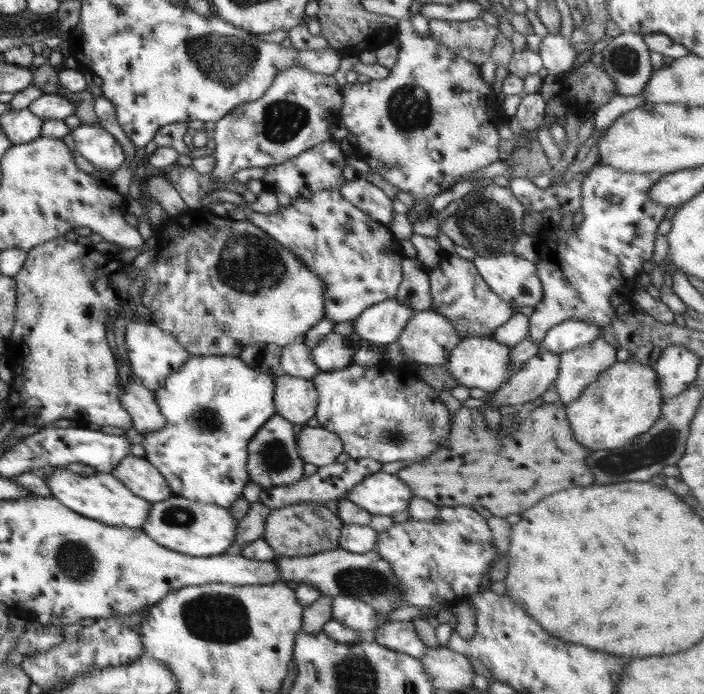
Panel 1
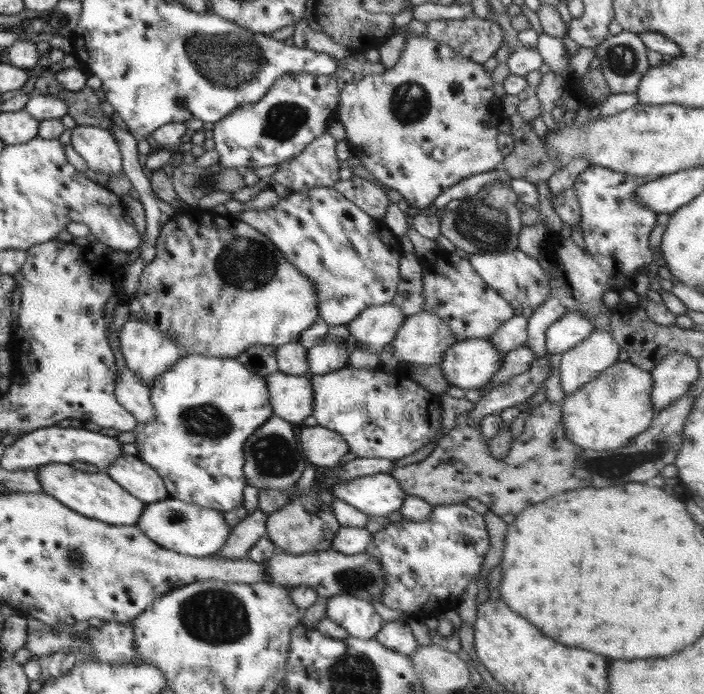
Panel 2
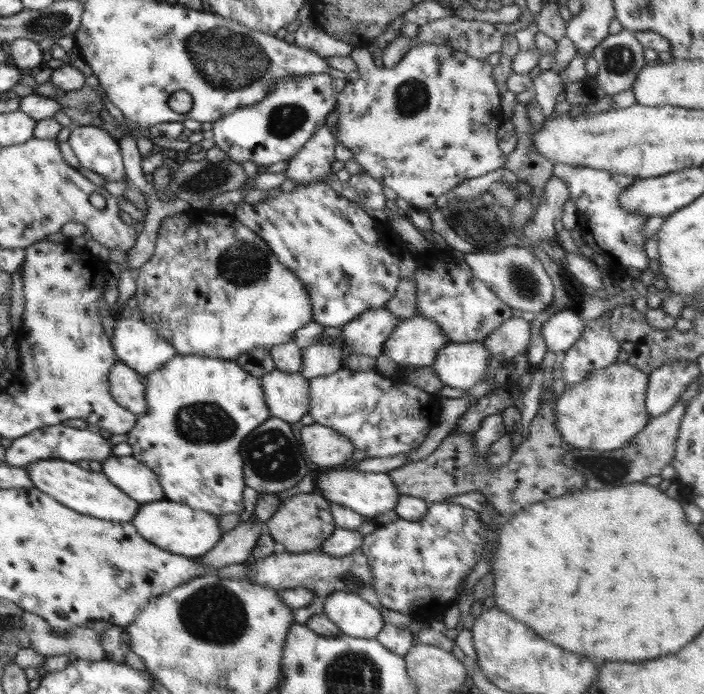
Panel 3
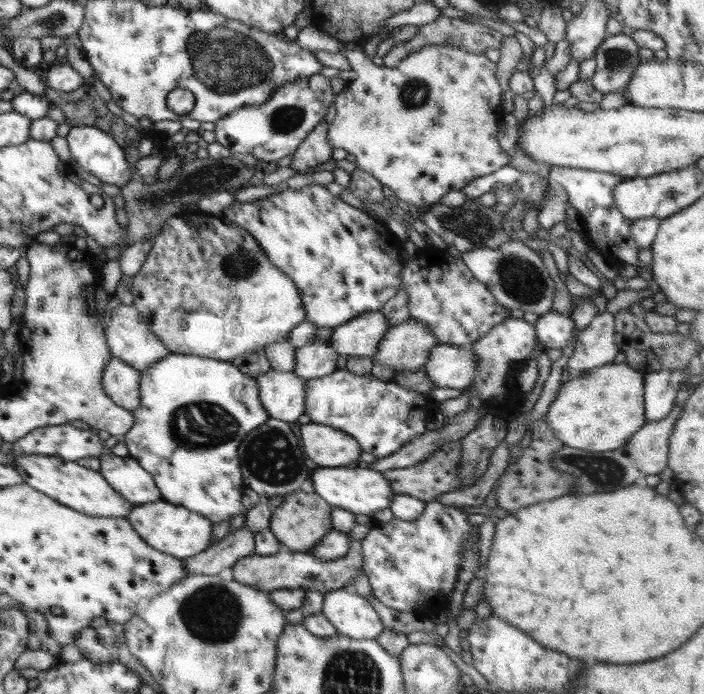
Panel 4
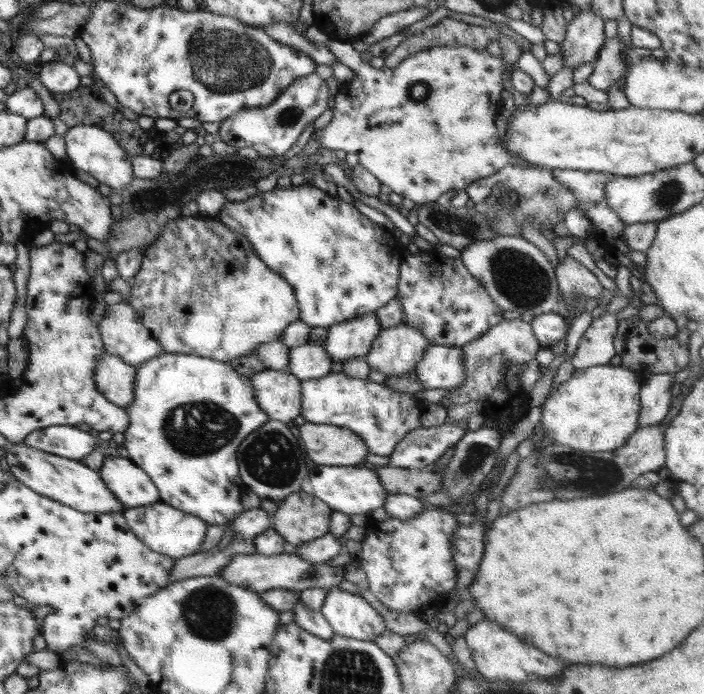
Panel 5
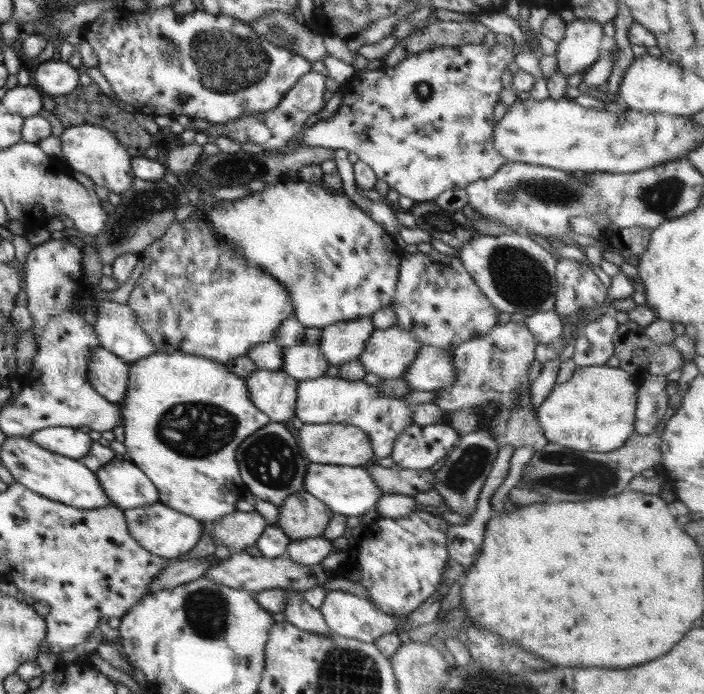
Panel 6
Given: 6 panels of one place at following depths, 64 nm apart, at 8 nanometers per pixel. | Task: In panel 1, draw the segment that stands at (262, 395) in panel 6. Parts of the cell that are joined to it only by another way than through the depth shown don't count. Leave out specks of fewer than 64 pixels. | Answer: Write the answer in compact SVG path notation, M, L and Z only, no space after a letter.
M279 372L274 390L276 415L296 424L314 418L319 393L311 380Z

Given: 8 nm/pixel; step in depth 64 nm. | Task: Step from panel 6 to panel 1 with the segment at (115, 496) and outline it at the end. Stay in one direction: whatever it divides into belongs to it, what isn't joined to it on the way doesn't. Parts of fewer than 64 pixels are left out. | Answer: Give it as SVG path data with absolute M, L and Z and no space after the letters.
M130 454L122 458L120 464L111 473L132 493L153 503L162 502L174 496L168 481L145 457Z

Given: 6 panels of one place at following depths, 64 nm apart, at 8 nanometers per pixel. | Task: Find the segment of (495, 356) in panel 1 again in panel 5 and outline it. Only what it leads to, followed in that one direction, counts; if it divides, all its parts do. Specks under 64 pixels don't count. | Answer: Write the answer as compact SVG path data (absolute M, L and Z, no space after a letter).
M430 345L413 369L424 390L458 388L466 380L462 347Z

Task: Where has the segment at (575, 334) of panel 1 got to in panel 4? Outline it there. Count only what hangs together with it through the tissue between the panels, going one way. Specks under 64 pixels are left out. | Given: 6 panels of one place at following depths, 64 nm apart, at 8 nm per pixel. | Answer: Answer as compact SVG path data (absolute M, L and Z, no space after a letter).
M550 311L542 315L534 326L535 336L544 348L564 348L576 332L576 324L570 315Z

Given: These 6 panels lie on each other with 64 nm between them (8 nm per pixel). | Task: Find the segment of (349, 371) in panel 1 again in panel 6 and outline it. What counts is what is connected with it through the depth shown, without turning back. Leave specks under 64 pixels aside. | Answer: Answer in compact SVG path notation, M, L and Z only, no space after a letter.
M323 377L299 381L298 399L294 416L303 423L322 424L352 424L368 434L374 456L384 458L391 456L394 441L408 426L415 424L414 412L416 405L408 405L406 400L386 396L378 385L370 385L363 381L350 381L344 377Z

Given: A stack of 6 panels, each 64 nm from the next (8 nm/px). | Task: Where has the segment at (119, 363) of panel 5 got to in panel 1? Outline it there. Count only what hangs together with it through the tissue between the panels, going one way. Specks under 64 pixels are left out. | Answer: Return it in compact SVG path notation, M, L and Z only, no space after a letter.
M134 377L122 387L120 403L132 418L134 430L138 434L152 434L166 426L166 418L160 413L155 402L155 394Z

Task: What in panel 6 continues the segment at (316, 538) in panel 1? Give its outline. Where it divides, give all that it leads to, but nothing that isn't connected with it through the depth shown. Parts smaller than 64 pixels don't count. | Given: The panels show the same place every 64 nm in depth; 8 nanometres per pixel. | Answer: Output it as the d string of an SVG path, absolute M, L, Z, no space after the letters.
M304 488L288 495L278 507L277 526L290 540L320 537L326 530L334 512Z

